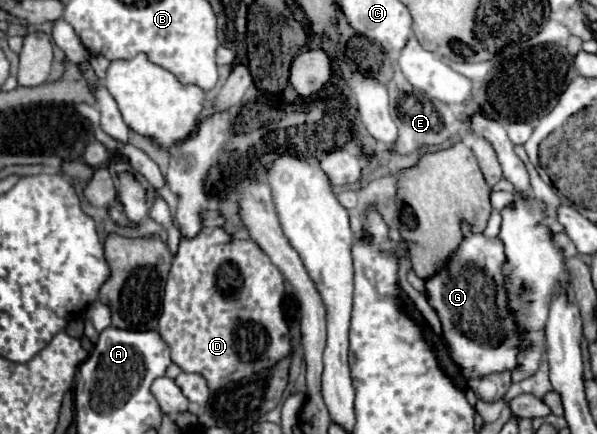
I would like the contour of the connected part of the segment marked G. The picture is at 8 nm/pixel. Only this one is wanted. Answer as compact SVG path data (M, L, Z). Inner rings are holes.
M462 221L462 235L464 235L464 239L462 239L460 247L442 263L442 267L440 267L432 277L428 277L428 279L424 281L424 285L426 285L426 295L428 295L426 301L428 301L428 305L436 311L436 315L438 315L438 319L440 319L440 323L442 323L442 339L448 343L448 353L450 353L452 361L460 367L464 379L480 379L480 377L486 377L486 375L492 375L492 373L500 373L500 371L514 371L514 369L518 367L520 341L522 341L522 335L524 335L524 333L520 331L520 325L516 323L516 319L512 319L512 311L508 311L506 275L502 273L502 267L504 267L504 245L500 243L498 237L486 237L484 233L474 233L474 231L470 229L470 225L464 223L464 221Z

